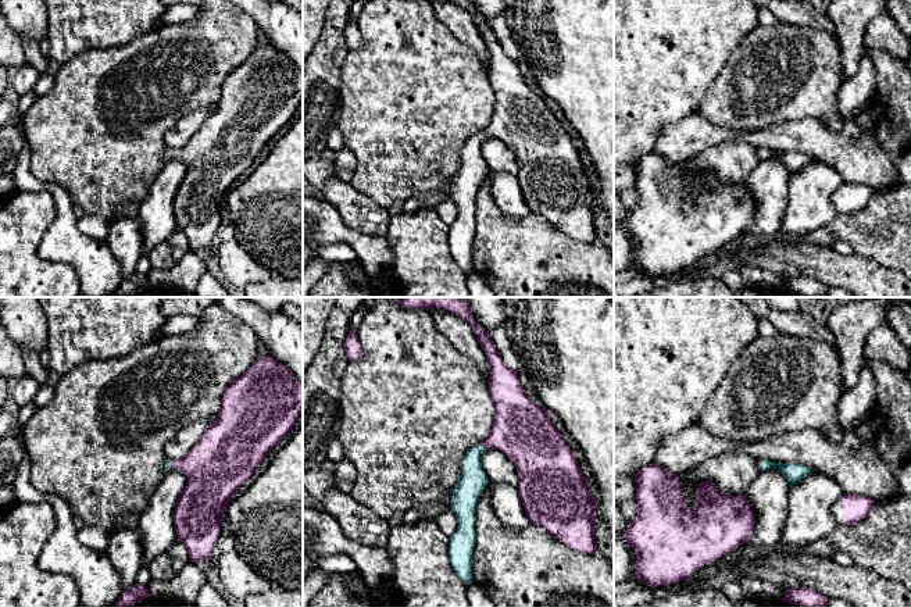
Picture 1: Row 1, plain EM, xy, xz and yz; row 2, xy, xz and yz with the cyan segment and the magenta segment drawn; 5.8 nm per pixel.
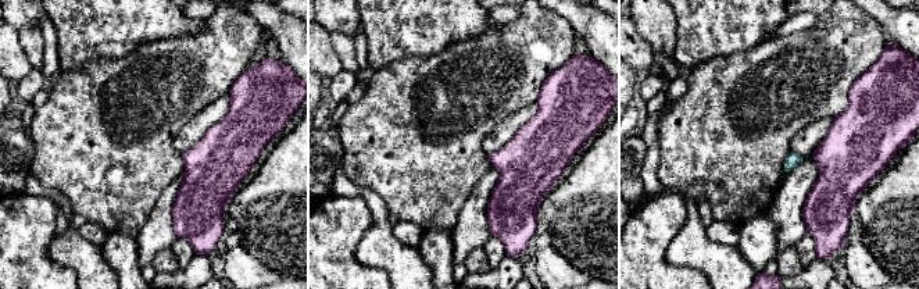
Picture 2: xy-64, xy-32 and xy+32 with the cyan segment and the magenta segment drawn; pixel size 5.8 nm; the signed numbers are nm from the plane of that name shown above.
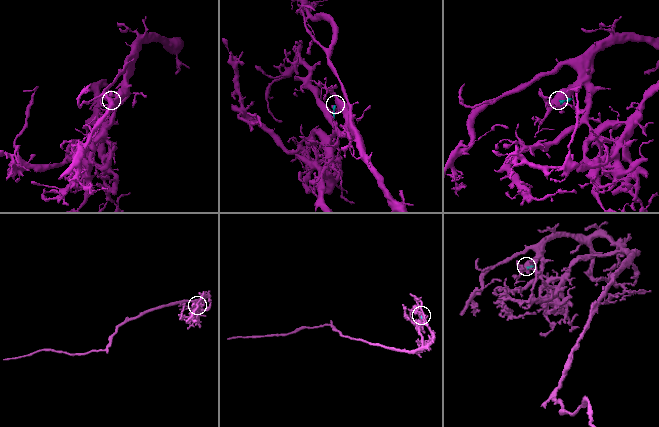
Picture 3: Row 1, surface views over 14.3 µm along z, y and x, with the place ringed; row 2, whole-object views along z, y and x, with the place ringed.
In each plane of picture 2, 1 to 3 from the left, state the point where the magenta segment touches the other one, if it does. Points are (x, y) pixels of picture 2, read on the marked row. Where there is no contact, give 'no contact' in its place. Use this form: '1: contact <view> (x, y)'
1: no contact
2: no contact
3: no contact

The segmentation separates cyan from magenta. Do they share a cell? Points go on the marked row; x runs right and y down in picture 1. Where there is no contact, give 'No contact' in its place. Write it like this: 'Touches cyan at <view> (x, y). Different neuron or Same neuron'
Touches cyan at xz (482, 446). Same neuron

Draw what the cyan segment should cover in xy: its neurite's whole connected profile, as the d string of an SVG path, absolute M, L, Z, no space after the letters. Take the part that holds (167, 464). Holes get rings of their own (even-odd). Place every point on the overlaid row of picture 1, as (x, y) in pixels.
M271 354L257 357L250 368L225 389L221 410L200 440L182 458L165 461L168 471L182 471L187 476L174 510L174 525L192 563L201 564L212 556L228 503L267 454L293 429L301 411L303 381Z

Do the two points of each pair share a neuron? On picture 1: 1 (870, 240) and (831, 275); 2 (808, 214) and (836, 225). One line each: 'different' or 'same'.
1: different
2: different

